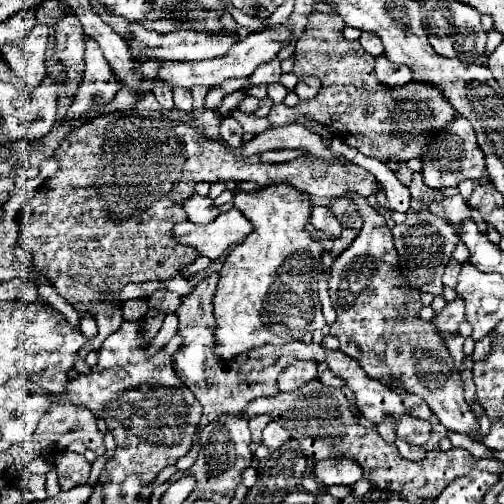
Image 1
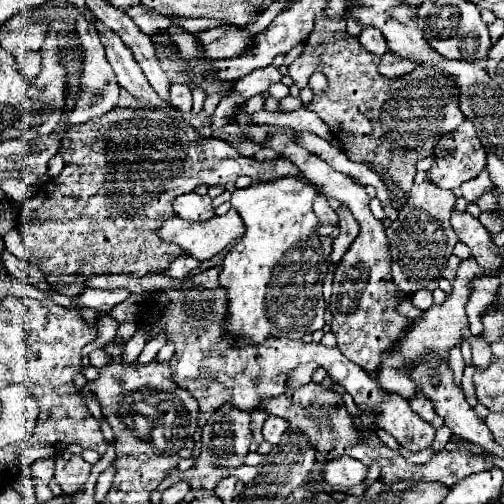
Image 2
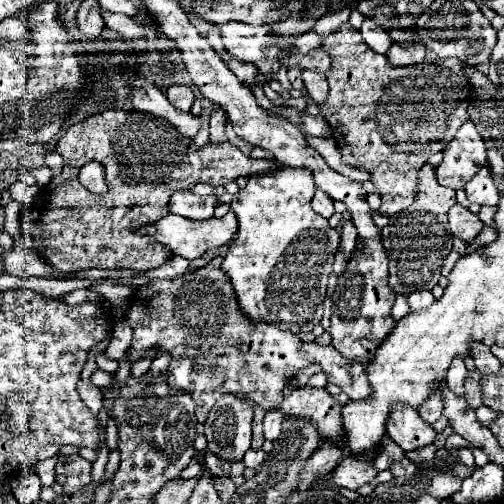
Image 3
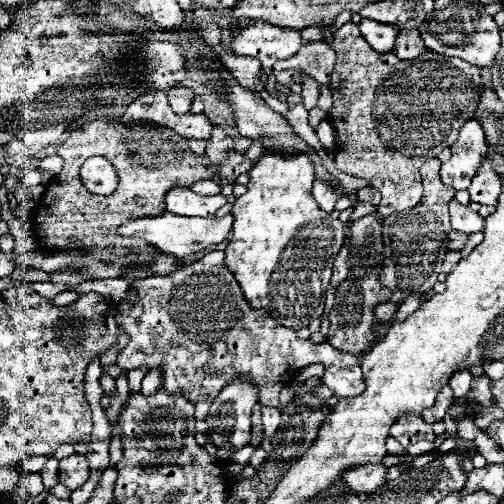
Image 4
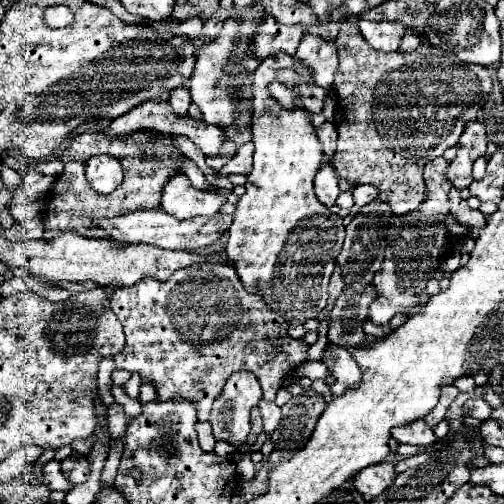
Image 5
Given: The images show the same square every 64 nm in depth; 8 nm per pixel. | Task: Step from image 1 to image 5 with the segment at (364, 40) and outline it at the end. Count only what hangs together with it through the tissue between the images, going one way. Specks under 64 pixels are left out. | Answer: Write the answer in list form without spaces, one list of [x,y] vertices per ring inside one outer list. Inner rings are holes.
[[[364,18],[358,22],[362,36],[366,42],[376,48],[378,52],[396,52],[404,34],[404,26],[394,22],[394,24],[372,24]]]

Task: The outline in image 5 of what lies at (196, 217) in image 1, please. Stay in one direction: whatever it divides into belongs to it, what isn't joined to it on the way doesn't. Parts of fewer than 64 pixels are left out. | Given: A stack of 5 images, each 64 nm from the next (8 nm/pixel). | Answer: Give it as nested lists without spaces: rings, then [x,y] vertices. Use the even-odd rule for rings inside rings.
[[[184,174],[172,176],[162,192],[162,208],[180,220],[194,216],[214,216],[224,206],[224,202],[226,196],[192,188],[188,176]]]

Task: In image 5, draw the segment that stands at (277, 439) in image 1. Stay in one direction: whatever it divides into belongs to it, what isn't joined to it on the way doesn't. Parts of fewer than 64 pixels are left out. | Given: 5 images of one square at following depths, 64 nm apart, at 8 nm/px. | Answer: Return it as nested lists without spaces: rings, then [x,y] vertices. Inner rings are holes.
[[[262,400],[258,404],[260,412],[262,412],[262,420],[264,420],[264,432],[266,434],[272,434],[280,422],[280,408],[274,404],[274,402],[266,402]]]

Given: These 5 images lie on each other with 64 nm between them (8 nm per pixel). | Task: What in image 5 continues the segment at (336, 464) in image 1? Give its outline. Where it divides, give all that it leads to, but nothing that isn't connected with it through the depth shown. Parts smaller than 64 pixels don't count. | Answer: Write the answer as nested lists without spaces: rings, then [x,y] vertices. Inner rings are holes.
[[[380,462],[380,464],[372,464],[372,468],[364,468],[364,472],[356,474],[356,478],[352,478],[352,482],[360,494],[378,496],[392,484],[394,478],[396,478],[394,464]]]

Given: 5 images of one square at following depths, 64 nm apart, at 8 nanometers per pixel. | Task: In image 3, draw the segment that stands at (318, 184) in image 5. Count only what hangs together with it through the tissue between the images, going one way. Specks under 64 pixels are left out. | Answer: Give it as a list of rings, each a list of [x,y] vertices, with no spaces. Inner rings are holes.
[[[316,190],[314,200],[312,200],[312,208],[314,208],[316,214],[320,214],[326,220],[330,220],[330,216],[334,214],[334,202],[332,202],[332,198],[326,192],[322,192],[322,190]]]

